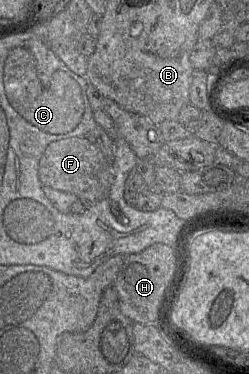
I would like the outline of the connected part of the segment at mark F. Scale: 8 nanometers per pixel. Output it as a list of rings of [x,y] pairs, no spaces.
[[[71,137],[51,142],[39,161],[38,176],[42,185],[74,194],[86,202],[99,202],[107,198],[112,185],[112,162],[108,161],[99,148],[84,137]]]

